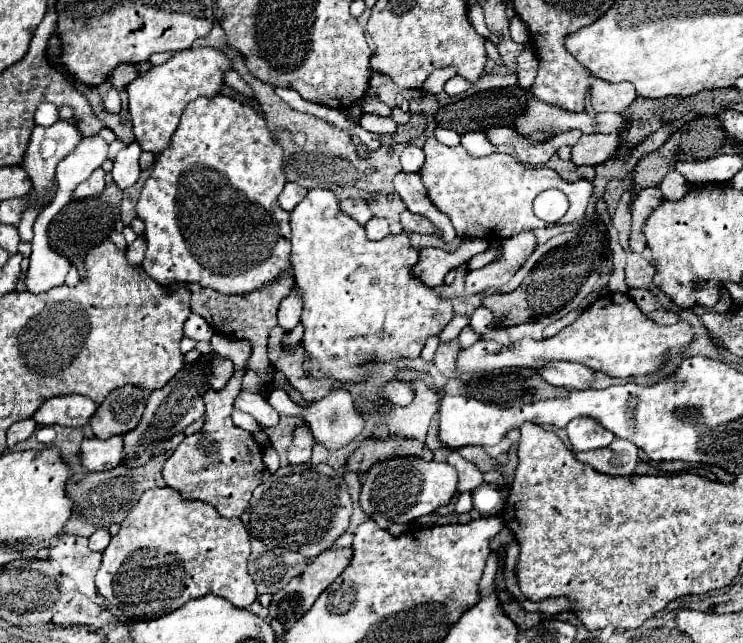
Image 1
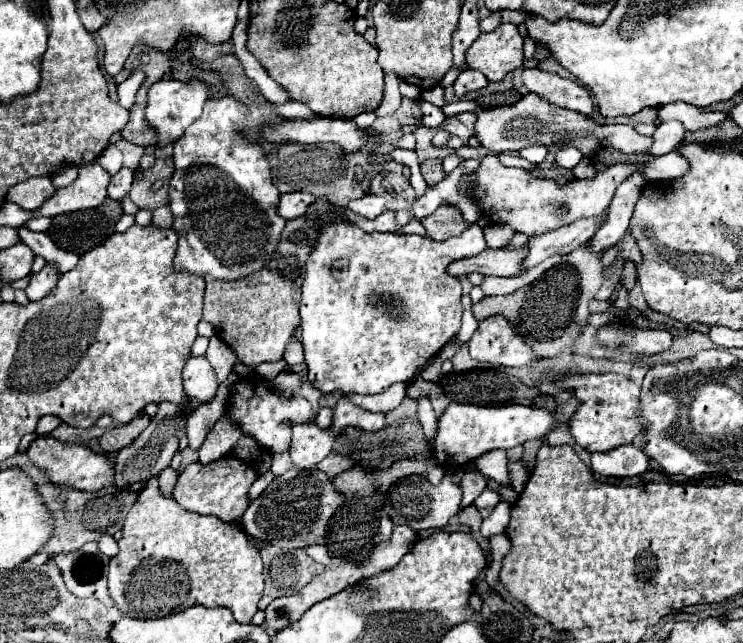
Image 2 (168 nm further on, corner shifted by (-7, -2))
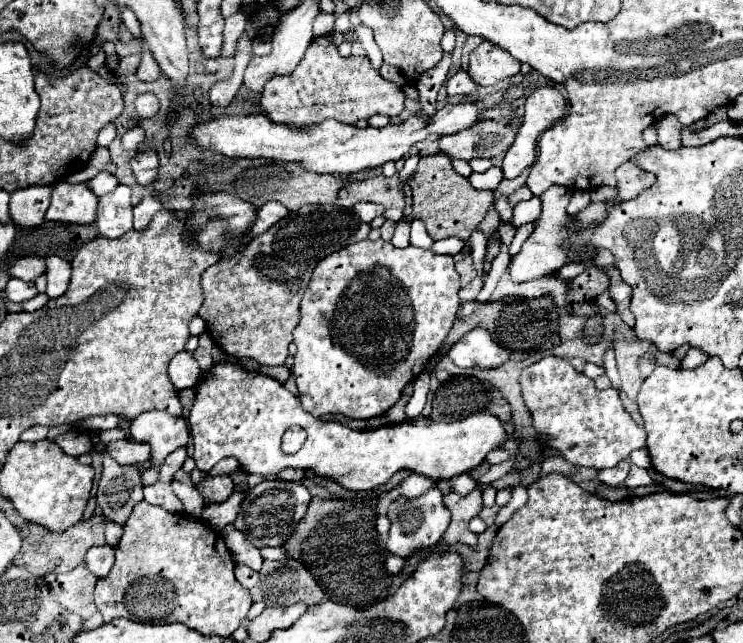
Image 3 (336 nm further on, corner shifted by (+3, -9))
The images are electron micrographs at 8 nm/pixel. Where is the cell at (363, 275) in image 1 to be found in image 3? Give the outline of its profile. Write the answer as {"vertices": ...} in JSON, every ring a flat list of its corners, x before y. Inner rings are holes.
{"vertices":[[377,239,377,241,361,241,361,245,349,245,345,249,339,249,337,253,331,253,329,257,321,259,317,267,313,269,307,293,301,299,301,319,299,325,293,331,293,343,297,345,295,353,295,365,293,365,293,375,297,381,299,389,299,399,305,411,309,411,315,417,321,417,325,413,339,413,345,417,357,417,357,419,369,419,369,417,379,417,383,415,389,407,393,407,403,391,403,387,417,377,417,371,423,371,425,365,429,363,431,357,437,355,439,347,447,339,453,323,455,323,455,313,459,309,459,273,455,271,455,257,453,255,437,255,429,249,417,249,417,247,405,247,397,249,389,241]]}

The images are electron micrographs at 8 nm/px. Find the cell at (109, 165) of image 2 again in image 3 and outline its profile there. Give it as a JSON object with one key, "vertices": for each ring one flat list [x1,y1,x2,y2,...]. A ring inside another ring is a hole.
{"vertices":[[107,171,99,173,97,177,93,177,93,179,89,181,89,185,93,187,93,193,95,193,95,195,109,193,117,183,119,183,119,181,117,181,117,177,115,177,115,175,111,175,111,173,107,173]]}

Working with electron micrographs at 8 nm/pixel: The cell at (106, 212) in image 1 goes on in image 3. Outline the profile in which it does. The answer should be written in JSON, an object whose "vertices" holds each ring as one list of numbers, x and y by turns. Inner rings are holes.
{"vertices":[[43,221,39,227,17,229,15,243,9,251,9,261,25,257,25,255,37,255,37,257,59,255,71,261,77,249,83,243,93,241,95,237,99,237,95,223,73,225,73,223]]}

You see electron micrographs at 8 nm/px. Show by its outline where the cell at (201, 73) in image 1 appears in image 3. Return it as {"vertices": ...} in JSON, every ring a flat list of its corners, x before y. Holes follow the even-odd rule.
{"vertices":[[143,93,135,99,135,107,137,107,137,115,141,119,149,119,153,115,157,115,159,111,159,99,153,93]]}

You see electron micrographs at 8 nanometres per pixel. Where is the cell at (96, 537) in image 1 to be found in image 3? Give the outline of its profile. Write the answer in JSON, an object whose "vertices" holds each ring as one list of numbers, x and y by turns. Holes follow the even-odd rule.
{"vertices":[[95,545,87,551,85,555,85,563,89,567,89,571,93,571,97,577,105,577,109,573,109,569,113,567,113,547,109,545]]}

